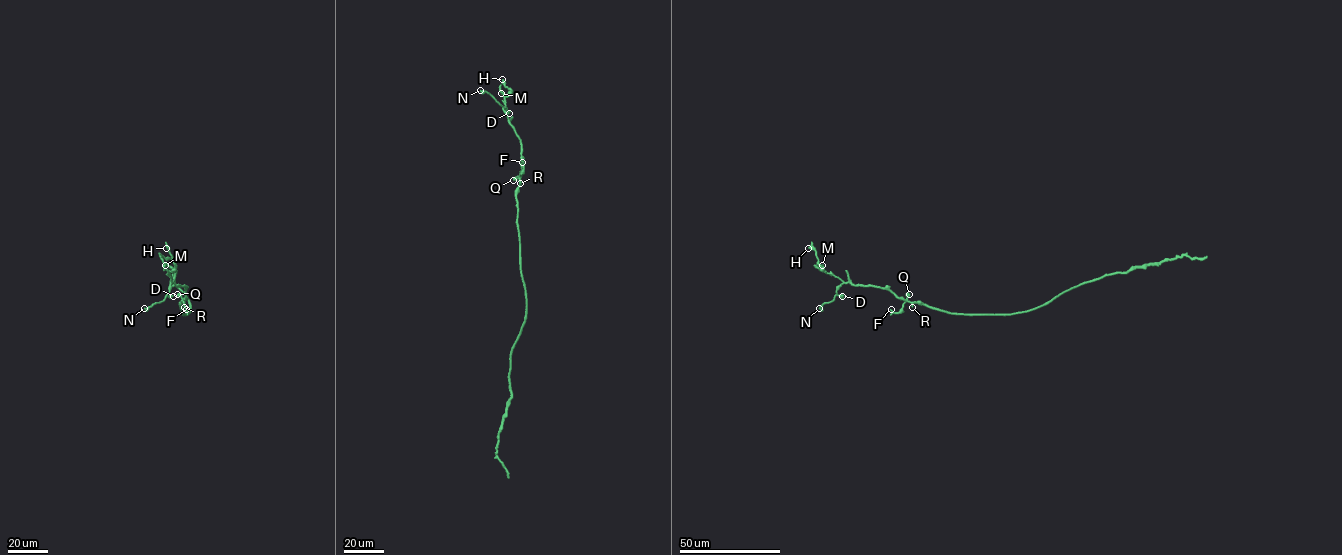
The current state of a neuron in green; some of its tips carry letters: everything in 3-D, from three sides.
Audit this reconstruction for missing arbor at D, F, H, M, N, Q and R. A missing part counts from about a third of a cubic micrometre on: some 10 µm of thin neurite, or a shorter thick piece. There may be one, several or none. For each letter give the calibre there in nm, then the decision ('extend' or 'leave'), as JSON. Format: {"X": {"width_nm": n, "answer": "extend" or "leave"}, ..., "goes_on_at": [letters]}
{"D": {"width_nm": 220, "answer": "leave"}, "F": {"width_nm": 150, "answer": "leave"}, "H": {"width_nm": 200, "answer": "leave"}, "M": {"width_nm": 140, "answer": "leave"}, "N": {"width_nm": 200, "answer": "leave"}, "Q": {"width_nm": 480, "answer": "leave"}, "R": {"width_nm": 150, "answer": "leave"}, "goes_on_at": []}

